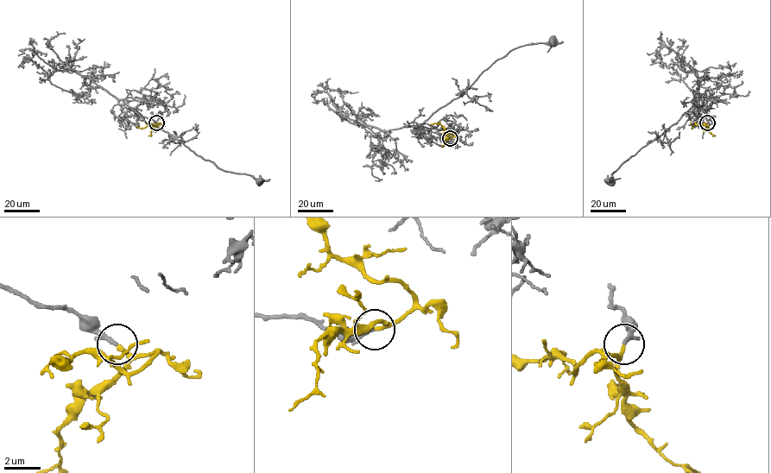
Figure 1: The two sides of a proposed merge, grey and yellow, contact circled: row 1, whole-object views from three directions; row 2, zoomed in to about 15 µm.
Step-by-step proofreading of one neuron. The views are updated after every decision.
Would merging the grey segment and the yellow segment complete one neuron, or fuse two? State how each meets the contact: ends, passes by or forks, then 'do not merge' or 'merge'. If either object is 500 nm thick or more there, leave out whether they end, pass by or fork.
grey ends; yellow passes by; merge

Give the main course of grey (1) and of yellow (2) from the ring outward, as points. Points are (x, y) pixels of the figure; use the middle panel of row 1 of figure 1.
1: (450, 138), (428, 138), (414, 127), (459, 97), (483, 71), (511, 50), (552, 40)
2: (450, 138), (453, 135), (439, 124), (430, 125)

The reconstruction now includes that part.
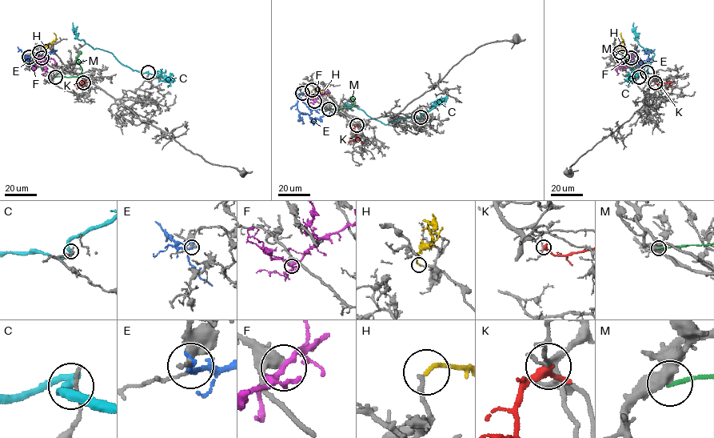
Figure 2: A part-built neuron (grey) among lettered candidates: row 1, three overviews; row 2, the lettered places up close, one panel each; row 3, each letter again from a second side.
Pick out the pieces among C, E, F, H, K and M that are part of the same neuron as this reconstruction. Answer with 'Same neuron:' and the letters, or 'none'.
Same neuron: H

